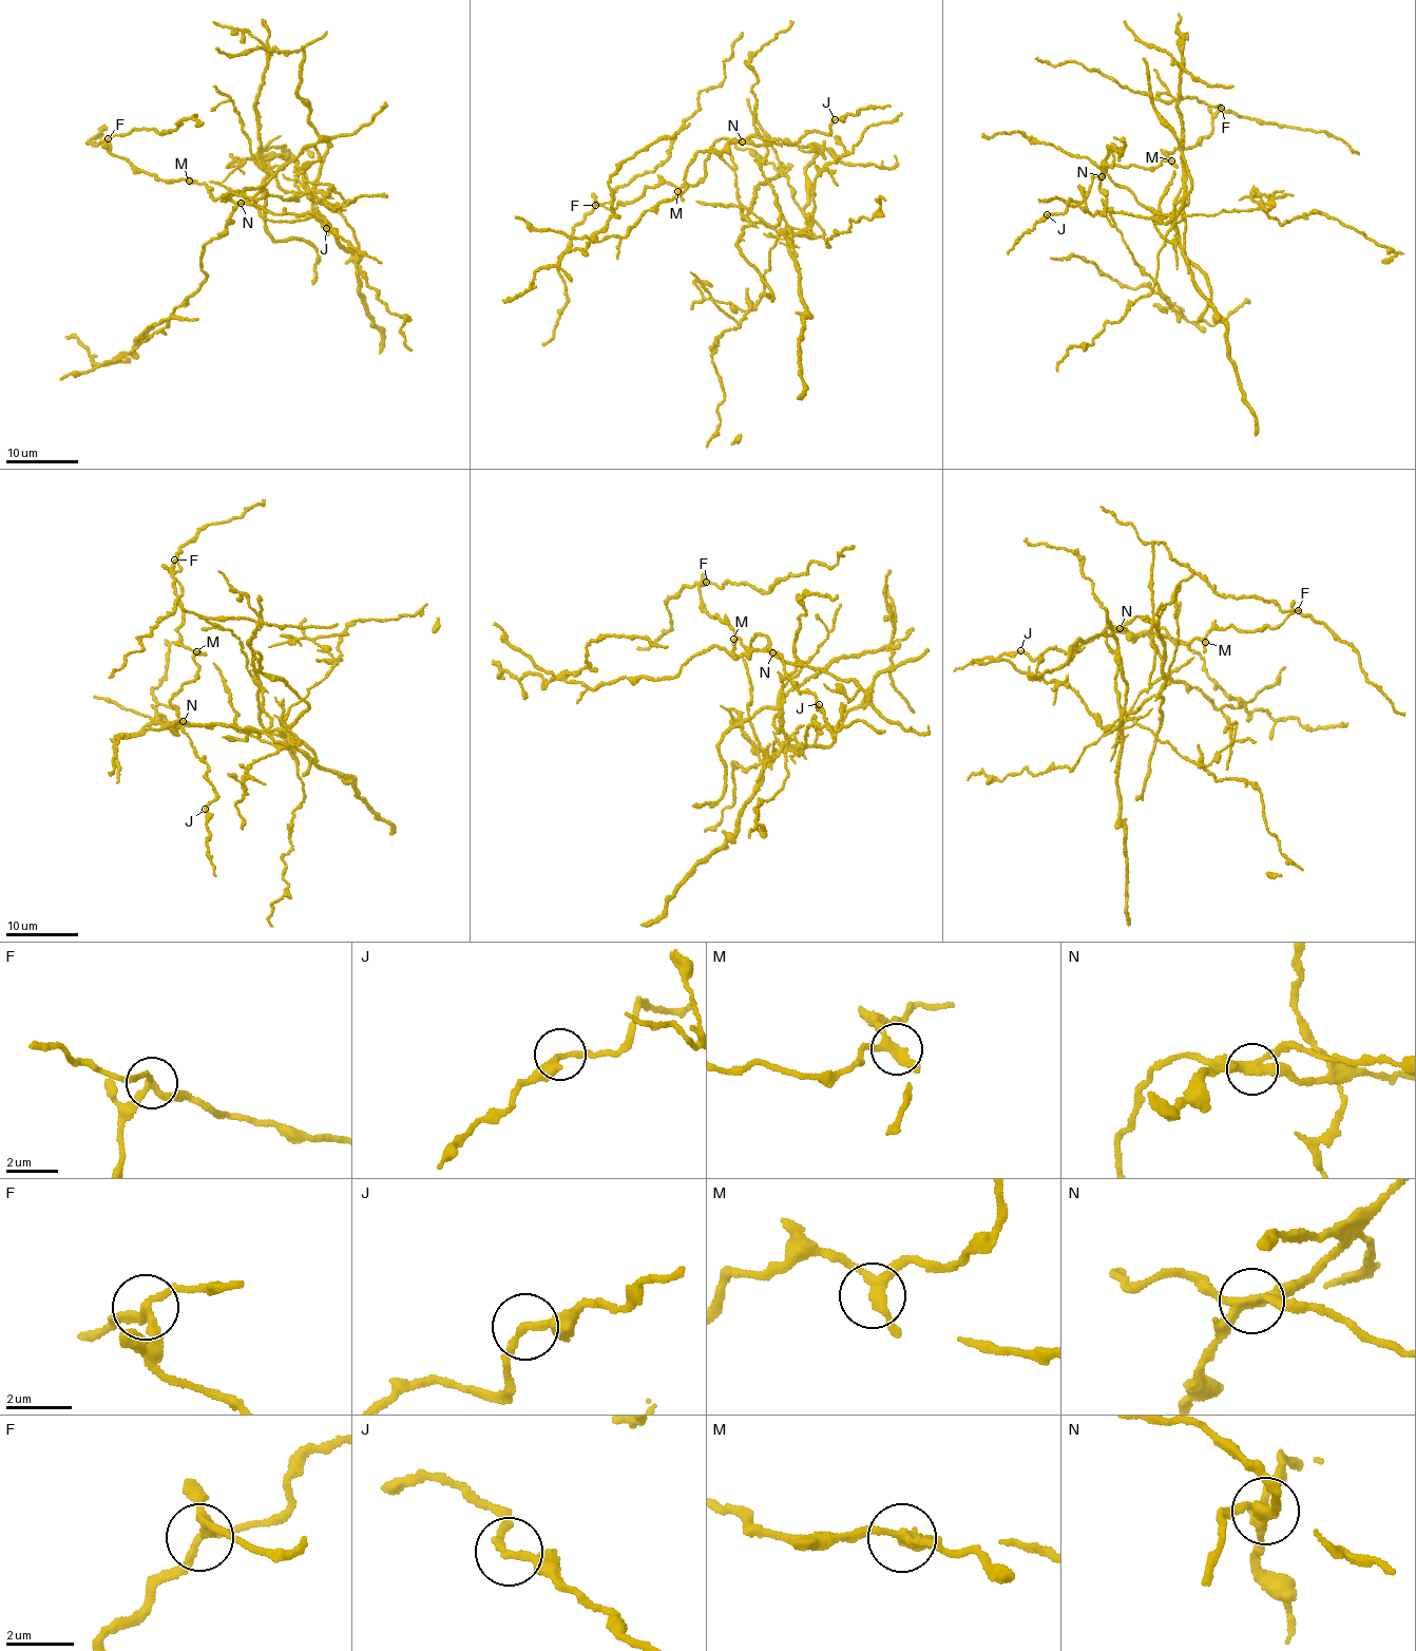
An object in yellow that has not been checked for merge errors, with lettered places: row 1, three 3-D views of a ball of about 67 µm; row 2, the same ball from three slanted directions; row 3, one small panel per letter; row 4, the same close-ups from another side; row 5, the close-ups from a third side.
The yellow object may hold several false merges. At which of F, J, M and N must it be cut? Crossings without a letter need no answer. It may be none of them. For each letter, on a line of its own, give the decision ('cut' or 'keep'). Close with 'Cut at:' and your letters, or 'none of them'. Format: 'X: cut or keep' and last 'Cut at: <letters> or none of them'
F: cut
J: keep
M: keep
N: cut
Cut at: F, N

